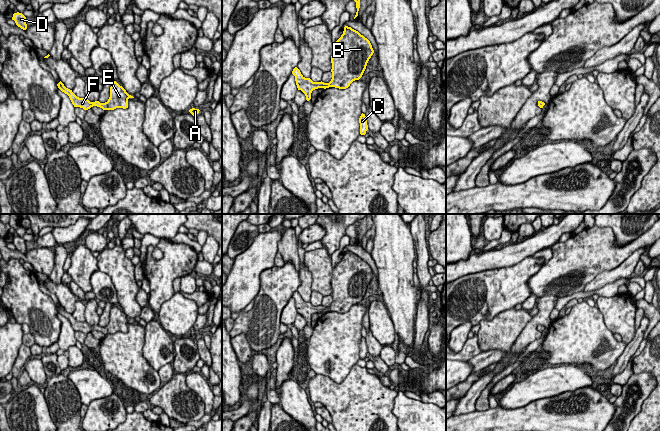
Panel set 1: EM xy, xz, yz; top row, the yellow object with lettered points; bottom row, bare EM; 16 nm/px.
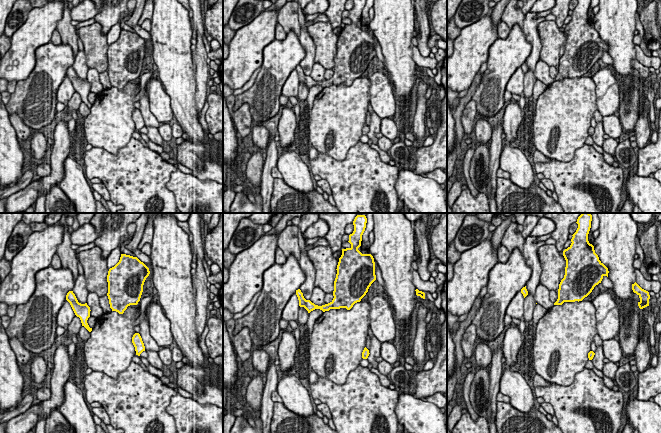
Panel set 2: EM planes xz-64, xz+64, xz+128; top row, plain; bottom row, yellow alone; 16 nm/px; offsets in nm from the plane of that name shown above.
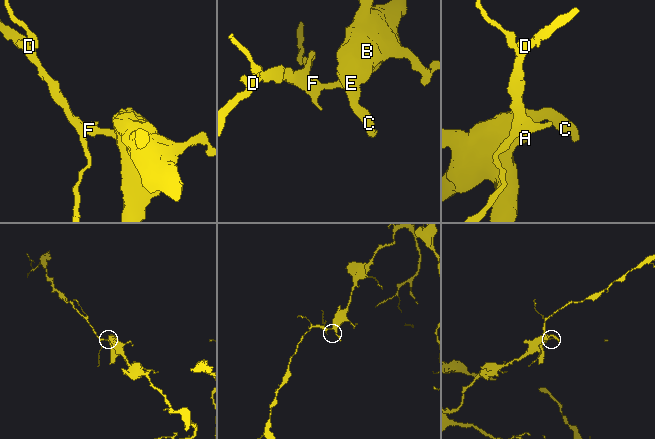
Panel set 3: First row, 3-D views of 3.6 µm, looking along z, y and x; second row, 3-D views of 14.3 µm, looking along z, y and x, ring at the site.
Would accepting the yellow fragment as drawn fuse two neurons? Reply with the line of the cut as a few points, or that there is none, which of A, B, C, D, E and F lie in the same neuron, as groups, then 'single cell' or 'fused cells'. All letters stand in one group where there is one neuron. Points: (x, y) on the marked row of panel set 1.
no cut | A B C D E F | single cell

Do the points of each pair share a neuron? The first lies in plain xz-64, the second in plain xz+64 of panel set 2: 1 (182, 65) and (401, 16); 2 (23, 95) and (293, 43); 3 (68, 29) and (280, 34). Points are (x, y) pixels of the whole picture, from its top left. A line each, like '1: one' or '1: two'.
1: one
2: one
3: two

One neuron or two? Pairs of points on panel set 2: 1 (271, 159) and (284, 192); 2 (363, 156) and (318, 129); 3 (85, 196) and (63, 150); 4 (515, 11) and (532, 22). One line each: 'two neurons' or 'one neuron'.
1: two neurons
2: two neurons
3: two neurons
4: two neurons

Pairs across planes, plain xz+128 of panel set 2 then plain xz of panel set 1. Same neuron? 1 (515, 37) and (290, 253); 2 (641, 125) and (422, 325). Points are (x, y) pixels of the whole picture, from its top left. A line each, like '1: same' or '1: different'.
1: different
2: same

